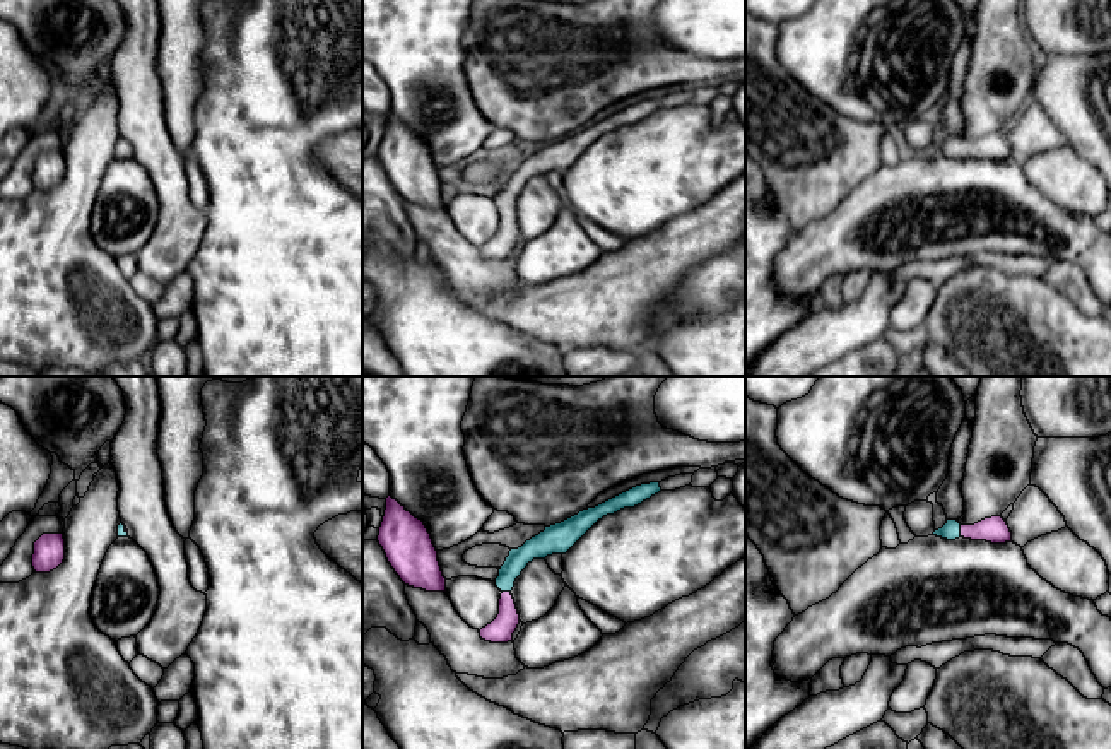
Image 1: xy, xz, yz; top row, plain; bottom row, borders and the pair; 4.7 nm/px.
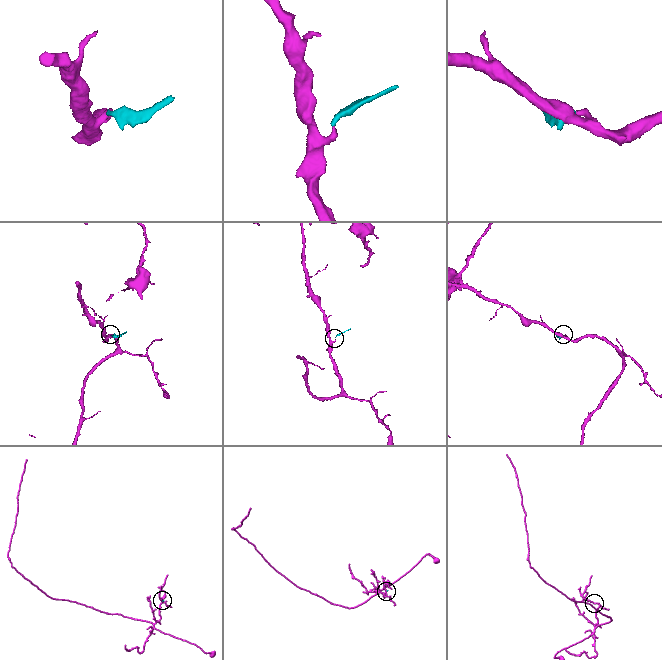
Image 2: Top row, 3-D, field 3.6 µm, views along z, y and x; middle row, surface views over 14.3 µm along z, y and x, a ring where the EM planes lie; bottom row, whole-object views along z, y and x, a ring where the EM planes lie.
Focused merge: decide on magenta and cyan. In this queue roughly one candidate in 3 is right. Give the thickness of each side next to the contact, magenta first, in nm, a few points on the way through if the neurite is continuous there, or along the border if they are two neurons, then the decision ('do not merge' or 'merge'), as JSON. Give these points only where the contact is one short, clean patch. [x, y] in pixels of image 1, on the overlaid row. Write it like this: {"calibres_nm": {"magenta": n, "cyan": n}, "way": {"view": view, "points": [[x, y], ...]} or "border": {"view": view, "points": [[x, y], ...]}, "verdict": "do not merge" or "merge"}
{"calibres_nm": {"magenta": 120, "cyan": 90}, "way": {"view": "yz", "points": [[995, 529], [961, 530], [951, 530]]}, "verdict": "merge"}

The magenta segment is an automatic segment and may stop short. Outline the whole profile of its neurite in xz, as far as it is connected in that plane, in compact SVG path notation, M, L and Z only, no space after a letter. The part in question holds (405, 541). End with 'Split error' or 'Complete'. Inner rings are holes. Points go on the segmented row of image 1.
M391 496L379 527L378 542L400 580L426 592L446 592L438 551L422 520Z. Complete

